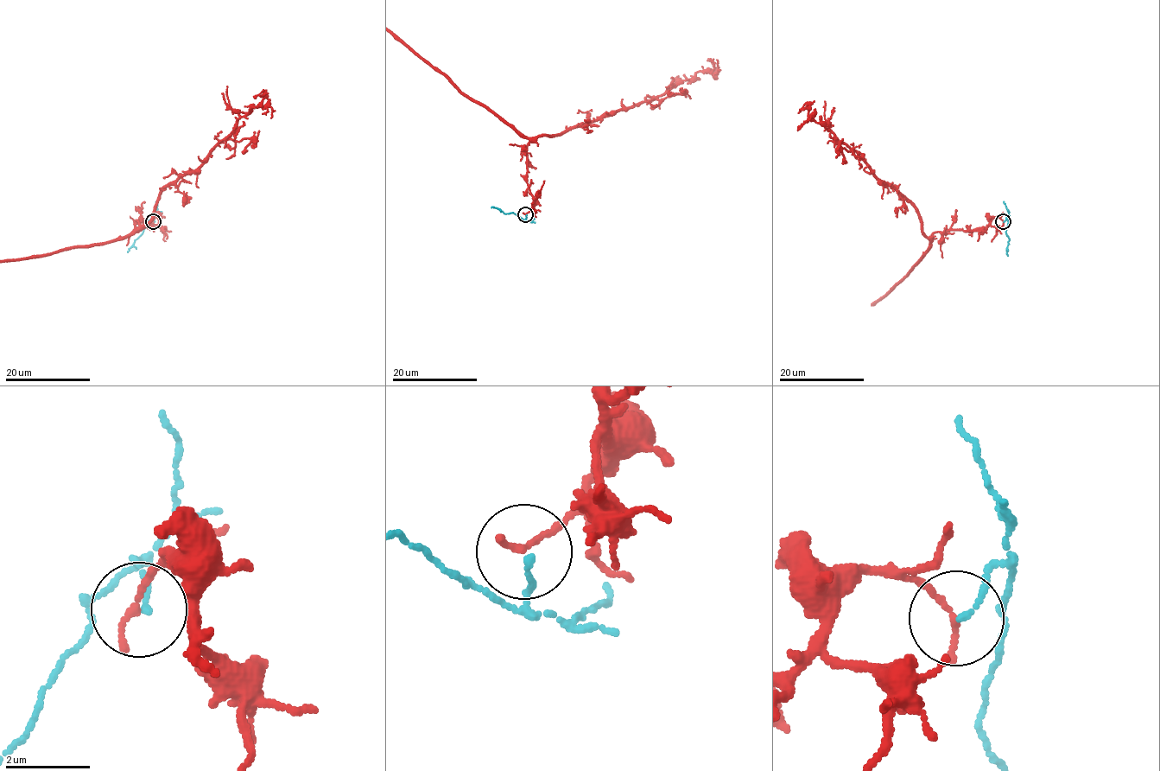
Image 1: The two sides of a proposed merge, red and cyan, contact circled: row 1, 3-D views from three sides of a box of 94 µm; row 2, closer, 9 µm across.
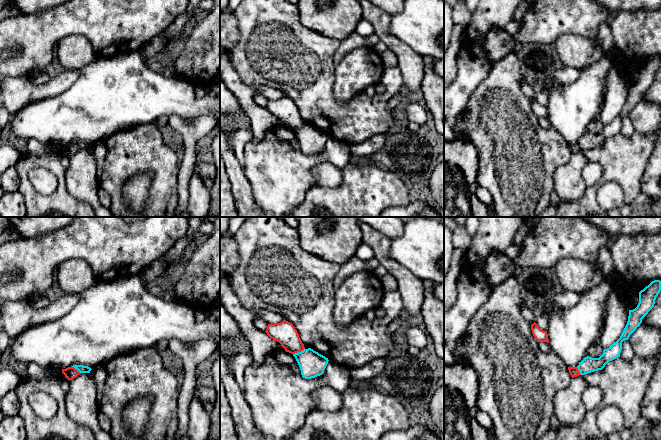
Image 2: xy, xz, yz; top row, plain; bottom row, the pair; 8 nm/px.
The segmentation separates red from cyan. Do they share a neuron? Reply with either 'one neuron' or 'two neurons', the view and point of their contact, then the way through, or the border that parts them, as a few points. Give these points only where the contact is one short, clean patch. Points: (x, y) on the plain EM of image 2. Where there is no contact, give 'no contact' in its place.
two neurons; contact xz (298, 127); border xz (304, 124), (293, 130)

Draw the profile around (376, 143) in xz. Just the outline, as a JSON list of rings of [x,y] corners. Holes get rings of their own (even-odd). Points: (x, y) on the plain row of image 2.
[[[378,134],[371,139],[349,145],[351,156],[365,157],[380,151],[385,144],[386,135]]]

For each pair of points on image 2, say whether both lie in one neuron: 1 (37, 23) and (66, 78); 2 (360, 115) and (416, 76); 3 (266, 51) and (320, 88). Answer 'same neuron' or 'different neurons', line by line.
1: different neurons
2: different neurons
3: same neuron

